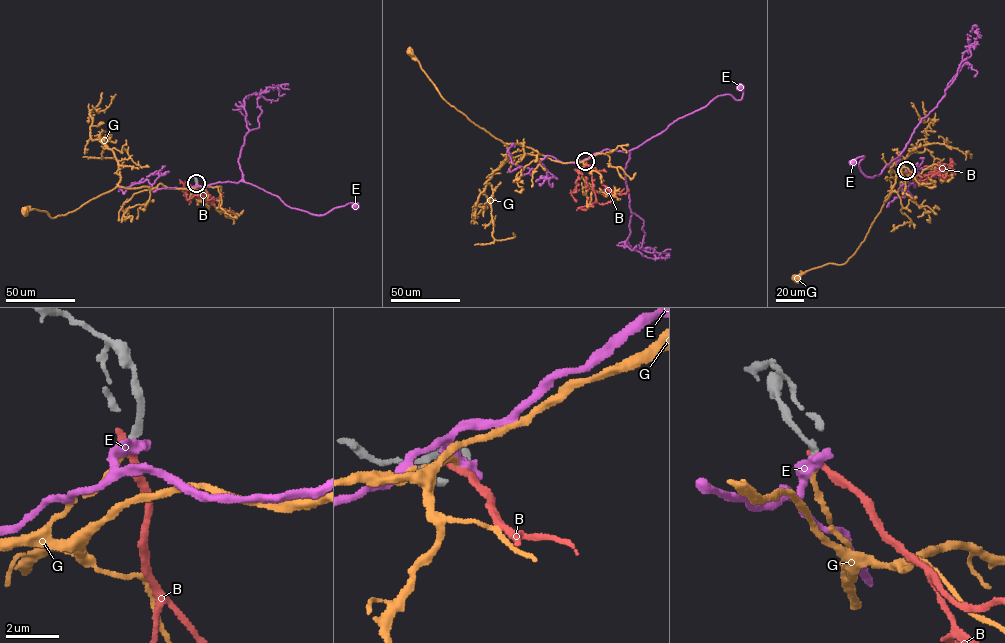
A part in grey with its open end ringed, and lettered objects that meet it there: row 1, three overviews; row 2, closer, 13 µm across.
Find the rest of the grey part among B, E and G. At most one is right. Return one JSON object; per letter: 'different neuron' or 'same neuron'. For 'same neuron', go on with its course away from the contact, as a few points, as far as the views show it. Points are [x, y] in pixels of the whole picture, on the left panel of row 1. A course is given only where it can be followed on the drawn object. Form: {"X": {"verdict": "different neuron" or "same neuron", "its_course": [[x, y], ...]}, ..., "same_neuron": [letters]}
{"B": {"verdict": "different neuron"}, "E": {"verdict": "different neuron"}, "G": {"verdict": "same neuron", "its_course": [[196, 183], [190, 189], [161, 184], [151, 189], [117, 186], [53, 218], [44, 210], [25, 209]]}, "same_neuron": ["G"]}

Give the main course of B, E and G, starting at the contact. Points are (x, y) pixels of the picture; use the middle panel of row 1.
B: (585, 161), (589, 167), (596, 201), (580, 208), (584, 209)
E: (585, 161), (606, 149), (627, 152), (718, 96), (730, 94), (740, 100), (741, 87)
G: (585, 161), (562, 163), (529, 147), (505, 144), (495, 138), (445, 101), (410, 51)

